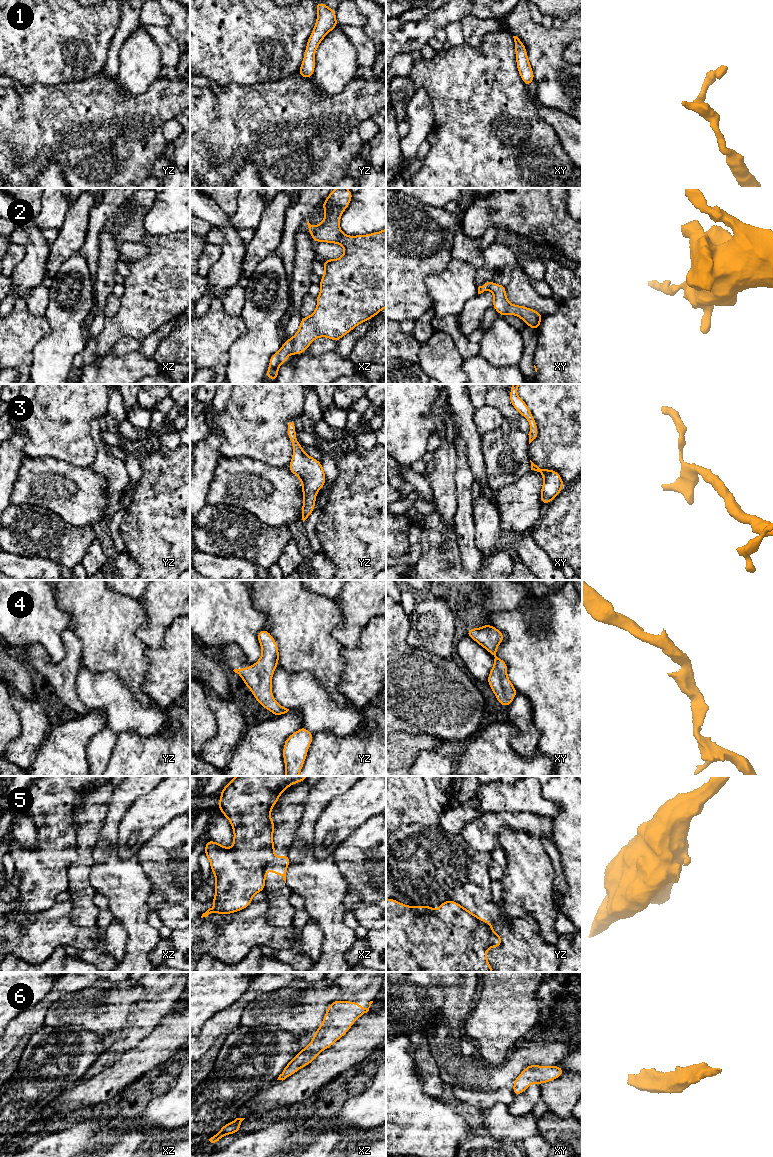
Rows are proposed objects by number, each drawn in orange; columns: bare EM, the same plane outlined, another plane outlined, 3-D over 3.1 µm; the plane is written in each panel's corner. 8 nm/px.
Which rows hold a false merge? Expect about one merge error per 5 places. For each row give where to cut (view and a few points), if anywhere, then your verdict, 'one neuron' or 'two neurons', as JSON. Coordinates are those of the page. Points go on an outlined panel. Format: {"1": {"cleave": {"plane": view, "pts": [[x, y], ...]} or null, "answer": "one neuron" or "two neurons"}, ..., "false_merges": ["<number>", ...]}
{"1": {"cleave": null, "answer": "one neuron"}, "2": {"cleave": null, "answer": "one neuron"}, "3": {"cleave": null, "answer": "one neuron"}, "4": {"cleave": null, "answer": "one neuron"}, "5": {"cleave": {"plane": "yz", "pts": [[467, 911], [493, 932]]}, "answer": "two neurons"}, "6": {"cleave": null, "answer": "one neuron"}, "false_merges": ["5"]}

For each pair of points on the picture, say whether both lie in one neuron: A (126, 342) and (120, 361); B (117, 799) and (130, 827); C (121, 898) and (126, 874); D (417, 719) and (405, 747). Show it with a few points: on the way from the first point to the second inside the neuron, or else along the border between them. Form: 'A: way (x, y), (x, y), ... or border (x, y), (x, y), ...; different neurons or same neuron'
A: border (110, 349), (114, 353), (128, 353), (137, 350); different neurons
B: border (139, 796), (125, 812), (118, 825); different neurons
C: way (126, 892), (126, 880); same neuron
D: border (396, 731), (426, 733), (433, 736); different neurons

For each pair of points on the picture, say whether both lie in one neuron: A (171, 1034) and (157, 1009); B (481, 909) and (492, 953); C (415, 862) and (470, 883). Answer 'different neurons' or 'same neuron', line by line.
A: different neurons
B: same neuron
C: same neuron

